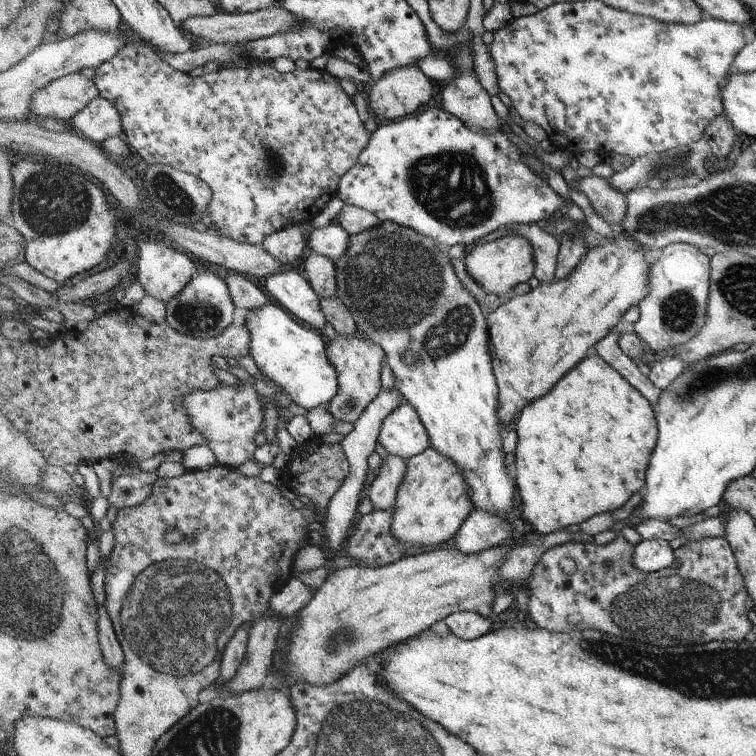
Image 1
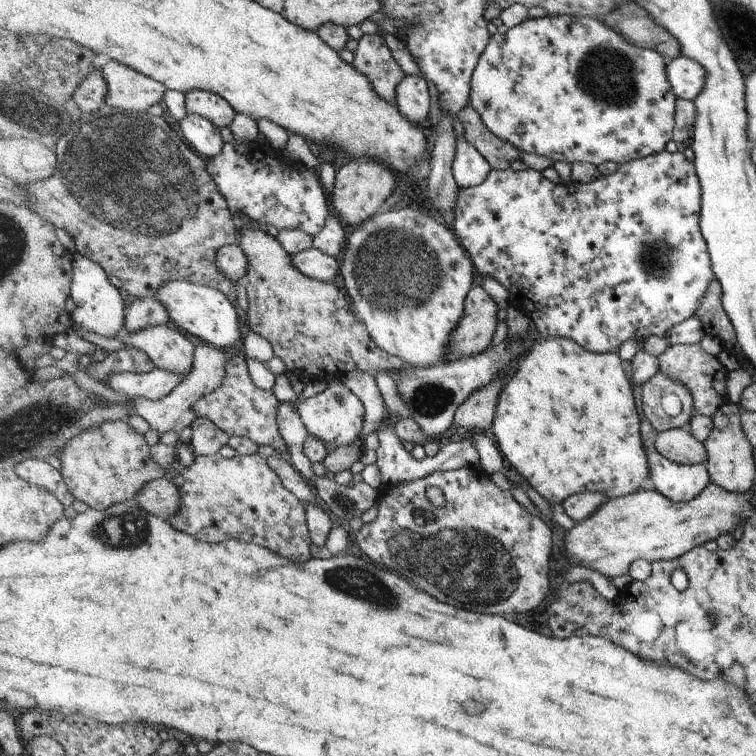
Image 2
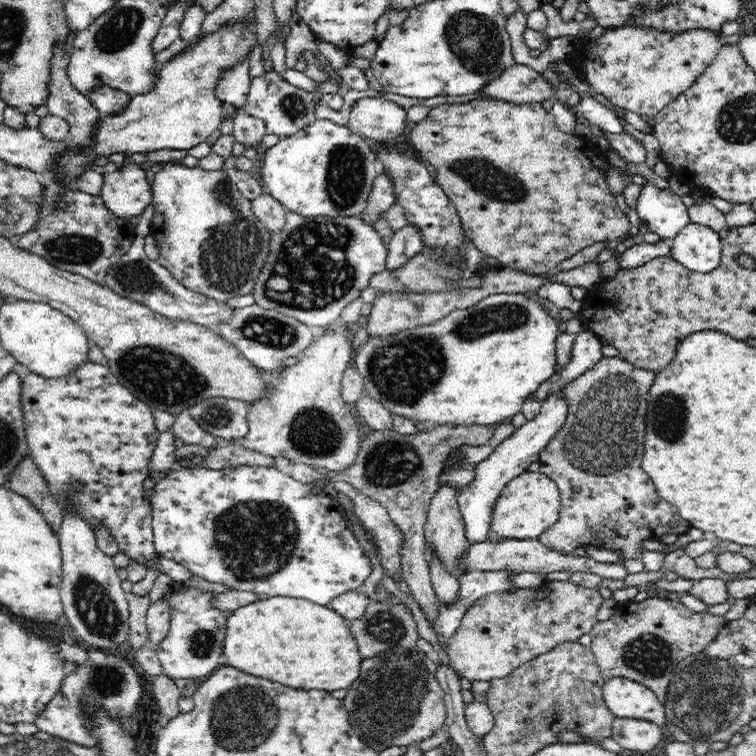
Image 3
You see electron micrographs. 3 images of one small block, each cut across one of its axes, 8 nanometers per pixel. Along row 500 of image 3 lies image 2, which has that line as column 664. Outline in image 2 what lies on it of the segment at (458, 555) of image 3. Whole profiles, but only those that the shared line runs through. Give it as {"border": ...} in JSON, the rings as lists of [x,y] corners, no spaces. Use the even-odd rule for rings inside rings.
{"border":[[[675,428],[656,432],[656,450],[681,465],[706,464],[707,449],[696,440],[688,428]]]}

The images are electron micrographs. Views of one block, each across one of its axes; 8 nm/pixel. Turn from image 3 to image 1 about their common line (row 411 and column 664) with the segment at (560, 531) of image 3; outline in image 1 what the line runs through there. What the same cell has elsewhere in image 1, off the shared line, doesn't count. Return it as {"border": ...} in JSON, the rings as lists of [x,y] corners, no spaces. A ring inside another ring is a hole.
{"border":[[[620,534],[613,541],[606,545],[598,545],[592,542],[566,542],[564,544],[556,544],[551,550],[546,550],[540,560],[536,562],[536,566],[532,568],[532,574],[527,579],[528,589],[527,594],[529,603],[526,611],[526,616],[529,624],[540,627],[551,632],[572,632],[572,630],[586,630],[594,628],[594,630],[603,631],[604,634],[618,636],[618,638],[628,638],[628,640],[636,640],[643,642],[644,645],[652,644],[654,646],[672,647],[674,645],[701,645],[712,641],[734,641],[744,642],[746,634],[752,630],[752,624],[748,620],[748,610],[754,610],[754,600],[746,590],[746,583],[742,582],[742,572],[738,572],[736,568],[736,557],[732,552],[731,544],[724,537],[714,536],[714,538],[704,538],[704,540],[696,540],[696,542],[687,542],[674,550],[674,562],[659,571],[640,572],[638,568],[632,566],[632,556],[634,556],[634,545],[630,544],[626,538]],[[563,558],[574,560],[576,568],[570,573],[564,572],[560,568],[560,562]]]}

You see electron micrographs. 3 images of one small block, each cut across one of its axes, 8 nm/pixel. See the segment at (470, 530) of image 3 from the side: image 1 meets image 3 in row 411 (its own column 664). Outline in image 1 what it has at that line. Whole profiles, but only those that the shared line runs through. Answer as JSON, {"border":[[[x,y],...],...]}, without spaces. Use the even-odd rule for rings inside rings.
{"border":[[[664,539],[642,540],[634,547],[632,566],[640,572],[654,572],[667,568],[674,562],[675,553],[670,542]]]}

